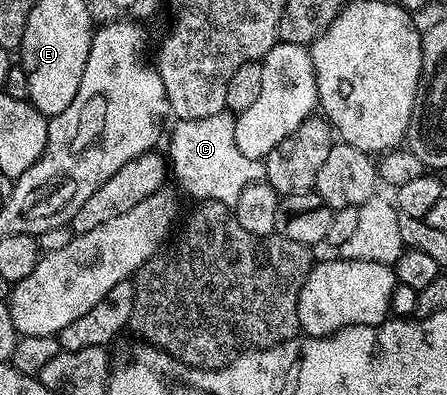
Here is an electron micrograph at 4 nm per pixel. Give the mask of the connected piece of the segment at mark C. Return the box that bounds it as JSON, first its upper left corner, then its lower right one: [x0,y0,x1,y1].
[166,110,264,205]

